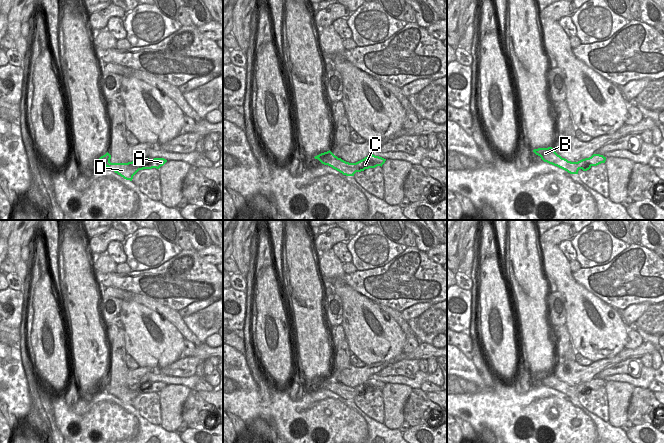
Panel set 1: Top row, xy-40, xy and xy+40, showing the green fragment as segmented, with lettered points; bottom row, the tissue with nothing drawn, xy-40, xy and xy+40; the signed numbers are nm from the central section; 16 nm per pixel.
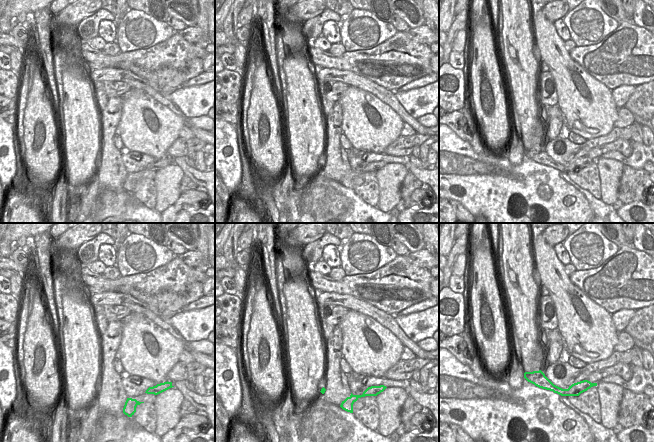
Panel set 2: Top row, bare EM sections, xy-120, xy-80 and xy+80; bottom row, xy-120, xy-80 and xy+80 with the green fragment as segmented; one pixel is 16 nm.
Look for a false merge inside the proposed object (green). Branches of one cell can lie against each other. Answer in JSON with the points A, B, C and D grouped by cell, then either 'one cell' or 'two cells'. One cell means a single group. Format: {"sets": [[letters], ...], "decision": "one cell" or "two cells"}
{"sets": [["A", "C"], ["B", "D"]], "decision": "two cells"}

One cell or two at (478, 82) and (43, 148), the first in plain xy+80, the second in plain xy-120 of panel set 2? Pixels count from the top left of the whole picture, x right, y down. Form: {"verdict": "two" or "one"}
{"verdict": "one"}

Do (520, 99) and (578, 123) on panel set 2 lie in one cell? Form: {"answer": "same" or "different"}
{"answer": "different"}

